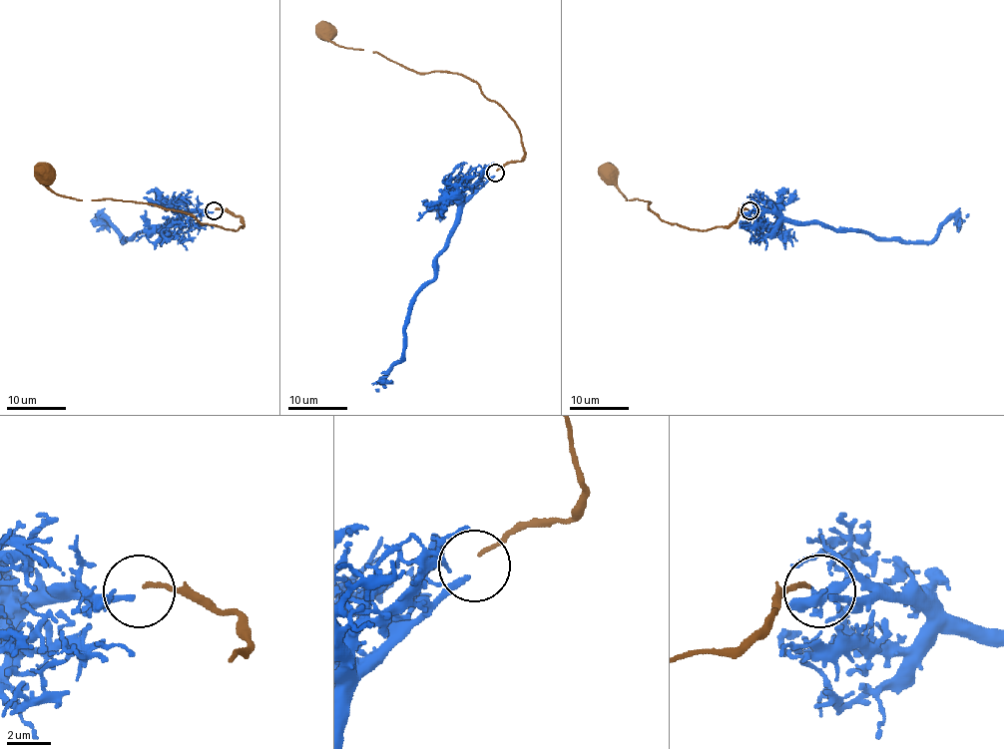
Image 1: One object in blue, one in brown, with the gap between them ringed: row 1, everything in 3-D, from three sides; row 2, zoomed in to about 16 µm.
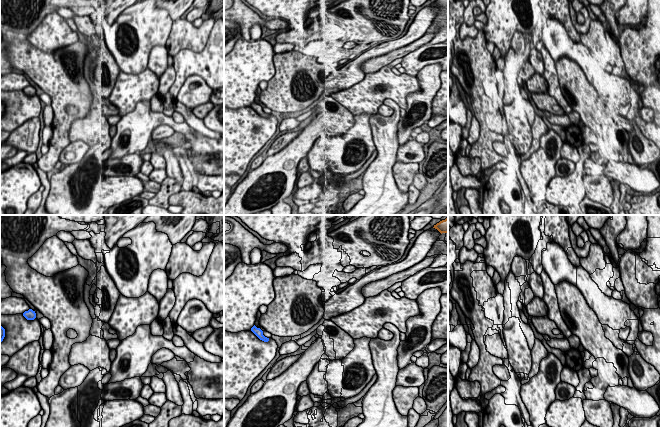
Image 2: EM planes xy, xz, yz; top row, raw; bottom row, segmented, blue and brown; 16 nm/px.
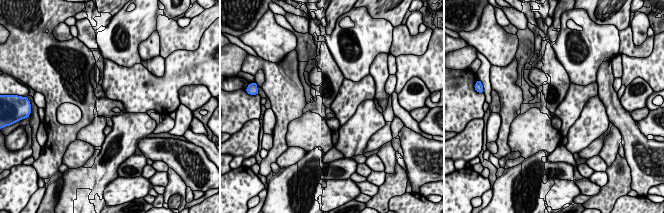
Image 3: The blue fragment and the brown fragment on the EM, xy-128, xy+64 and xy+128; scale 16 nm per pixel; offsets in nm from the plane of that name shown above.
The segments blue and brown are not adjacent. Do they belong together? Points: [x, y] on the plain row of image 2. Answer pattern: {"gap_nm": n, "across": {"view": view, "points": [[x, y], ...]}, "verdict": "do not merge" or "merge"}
{"gap_nm": 3200, "across": {"view": "xz", "points": [[268, 114], [433, 3]]}, "verdict": "do not merge"}

